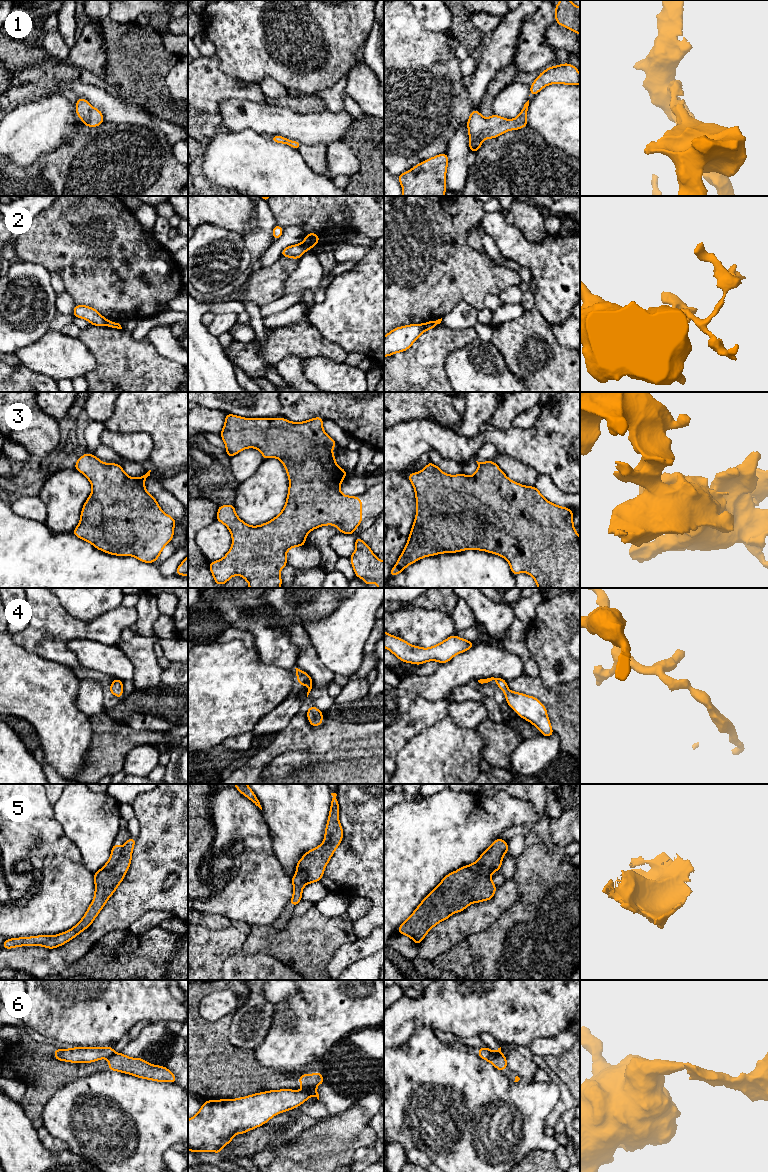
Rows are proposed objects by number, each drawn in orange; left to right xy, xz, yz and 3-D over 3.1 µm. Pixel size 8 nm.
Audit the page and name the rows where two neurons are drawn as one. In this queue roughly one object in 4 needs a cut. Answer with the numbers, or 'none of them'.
2, 5, 6

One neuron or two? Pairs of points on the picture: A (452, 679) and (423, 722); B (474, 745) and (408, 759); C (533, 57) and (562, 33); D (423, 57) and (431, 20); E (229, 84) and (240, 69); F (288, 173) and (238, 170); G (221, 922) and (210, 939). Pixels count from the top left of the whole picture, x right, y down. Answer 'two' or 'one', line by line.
A: two
B: one
C: two
D: two
E: two
F: one
G: two

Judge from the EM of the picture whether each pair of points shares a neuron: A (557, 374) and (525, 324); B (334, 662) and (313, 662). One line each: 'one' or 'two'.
A: one
B: two

